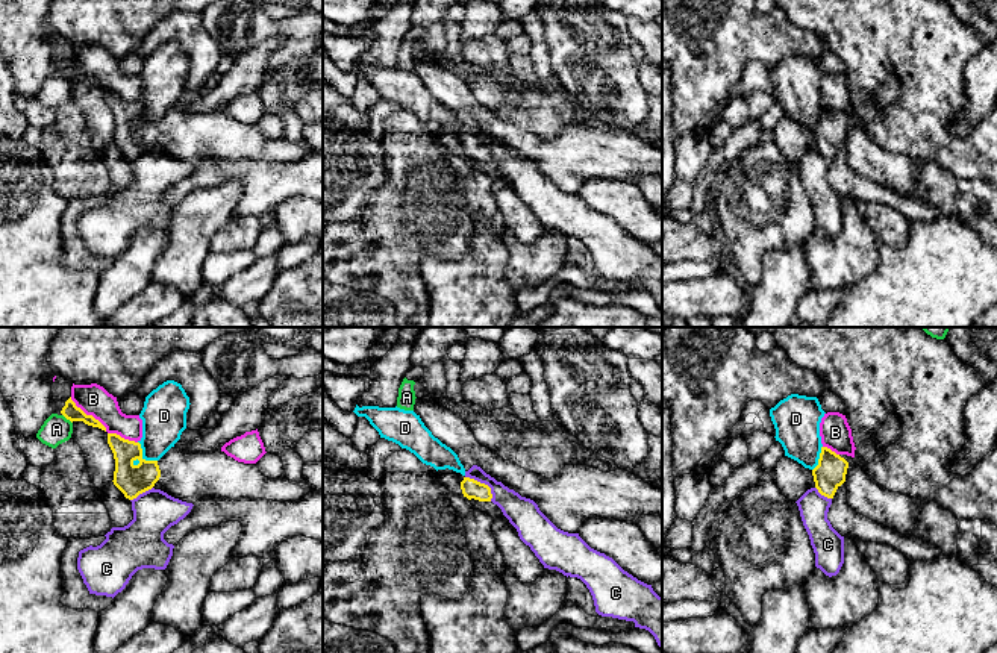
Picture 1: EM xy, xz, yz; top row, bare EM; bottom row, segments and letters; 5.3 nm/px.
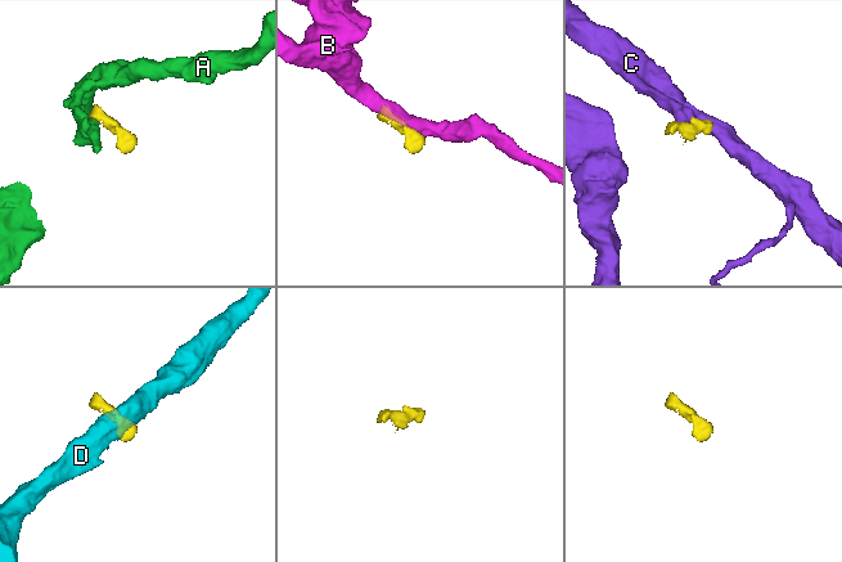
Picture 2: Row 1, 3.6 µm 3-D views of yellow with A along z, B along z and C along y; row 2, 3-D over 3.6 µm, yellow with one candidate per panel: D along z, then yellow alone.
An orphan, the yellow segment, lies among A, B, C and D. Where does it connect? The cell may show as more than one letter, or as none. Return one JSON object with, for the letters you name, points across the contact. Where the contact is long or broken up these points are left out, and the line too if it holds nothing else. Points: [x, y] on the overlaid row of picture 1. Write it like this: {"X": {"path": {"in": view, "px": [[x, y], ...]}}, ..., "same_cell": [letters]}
{"same_cell": []}

